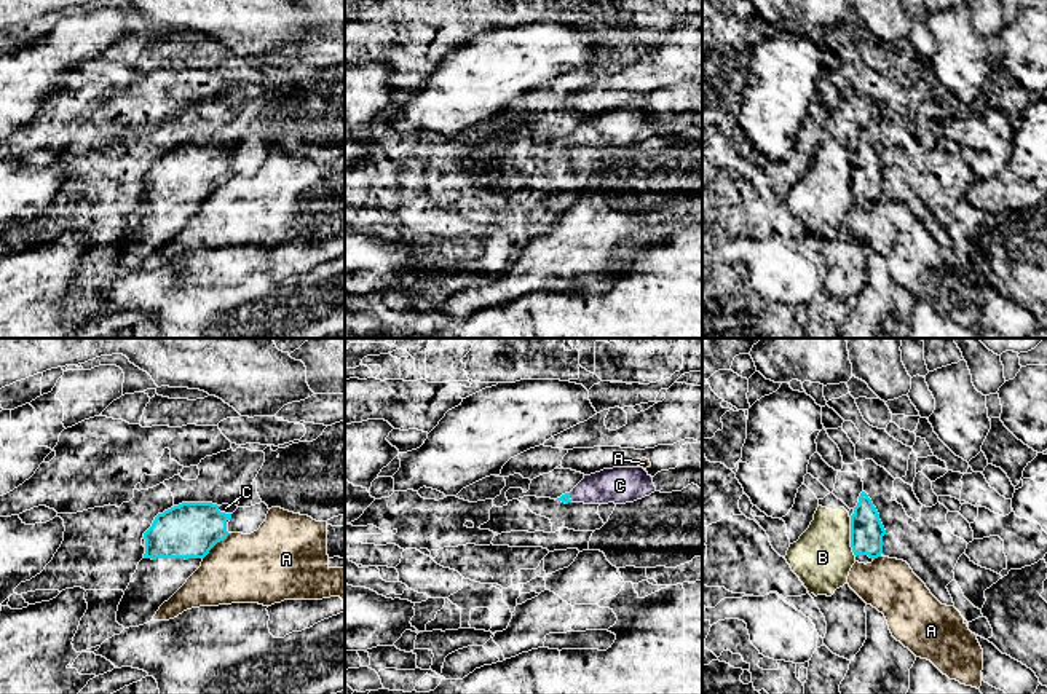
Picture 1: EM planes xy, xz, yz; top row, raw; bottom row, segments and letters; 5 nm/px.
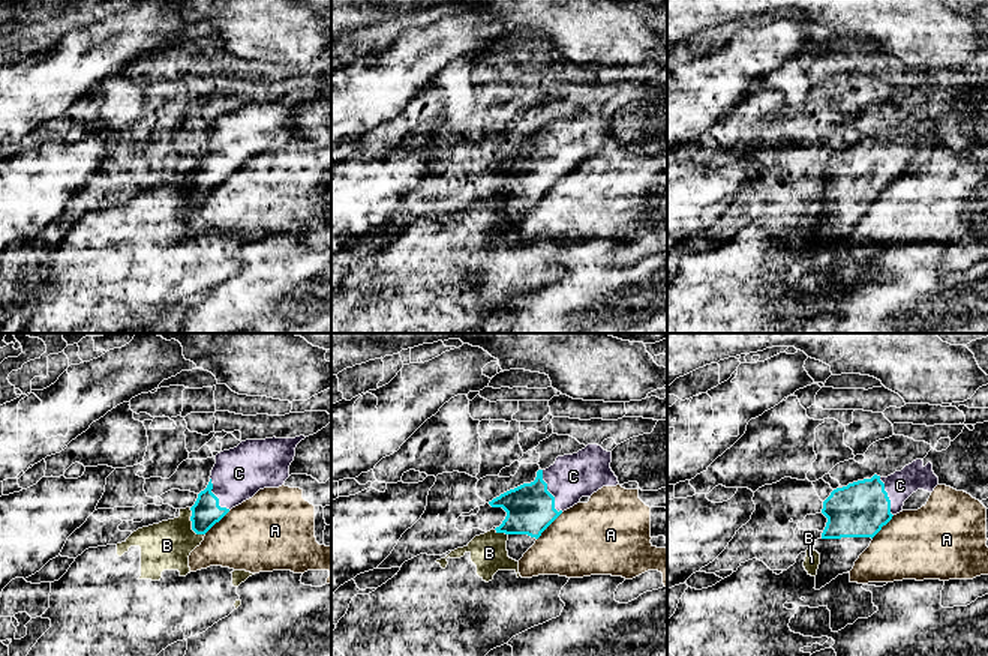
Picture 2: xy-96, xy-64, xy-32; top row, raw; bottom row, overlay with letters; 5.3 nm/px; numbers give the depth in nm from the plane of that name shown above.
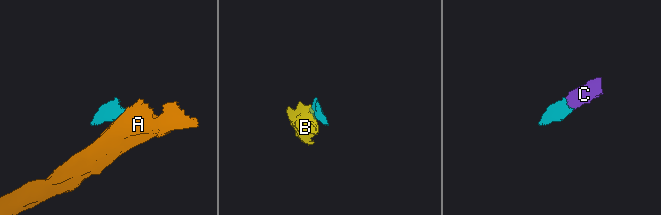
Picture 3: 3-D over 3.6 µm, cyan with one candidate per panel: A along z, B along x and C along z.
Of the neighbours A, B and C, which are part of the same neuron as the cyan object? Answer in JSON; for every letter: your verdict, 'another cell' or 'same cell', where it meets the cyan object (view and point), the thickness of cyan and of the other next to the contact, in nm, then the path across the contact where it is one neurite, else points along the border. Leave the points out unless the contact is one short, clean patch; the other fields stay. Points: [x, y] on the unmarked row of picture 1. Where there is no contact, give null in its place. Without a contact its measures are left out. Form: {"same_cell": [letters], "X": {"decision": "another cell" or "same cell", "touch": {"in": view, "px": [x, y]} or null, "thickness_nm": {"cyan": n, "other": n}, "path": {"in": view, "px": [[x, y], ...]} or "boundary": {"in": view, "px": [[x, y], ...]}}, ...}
{"same_cell": ["C"], "A": {"decision": "another cell", "touch": {"in": "xy", "px": [214, 187]}, "thickness_nm": {"cyan": 280, "other": 360}, "boundary": {"in": "xy", "px": [[229, 176], [203, 201]]}}, "B": {"decision": "another cell", "touch": {"in": "yz", "px": [851, 179]}, "thickness_nm": {"cyan": 170, "other": 300}, "boundary": {"in": "yz", "px": [[849, 160], [849, 189], [856, 198]]}}, "C": {"decision": "same cell", "touch": {"in": "xy", "px": [224, 155]}, "thickness_nm": {"cyan": 280, "other": 50}, "path": {"in": "xy", "px": [[190, 173], [208, 166], [224, 155], [225, 150]]}}}

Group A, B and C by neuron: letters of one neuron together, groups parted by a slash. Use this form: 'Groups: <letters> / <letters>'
Groups: A / B / C

